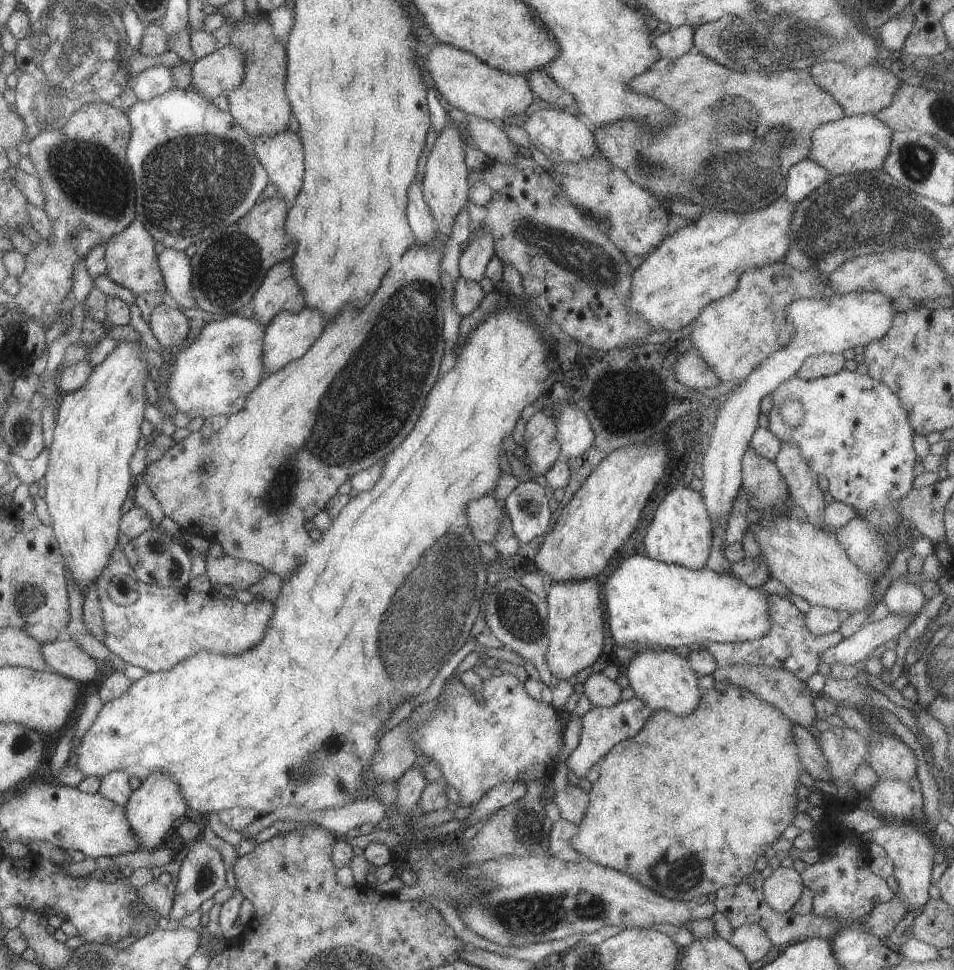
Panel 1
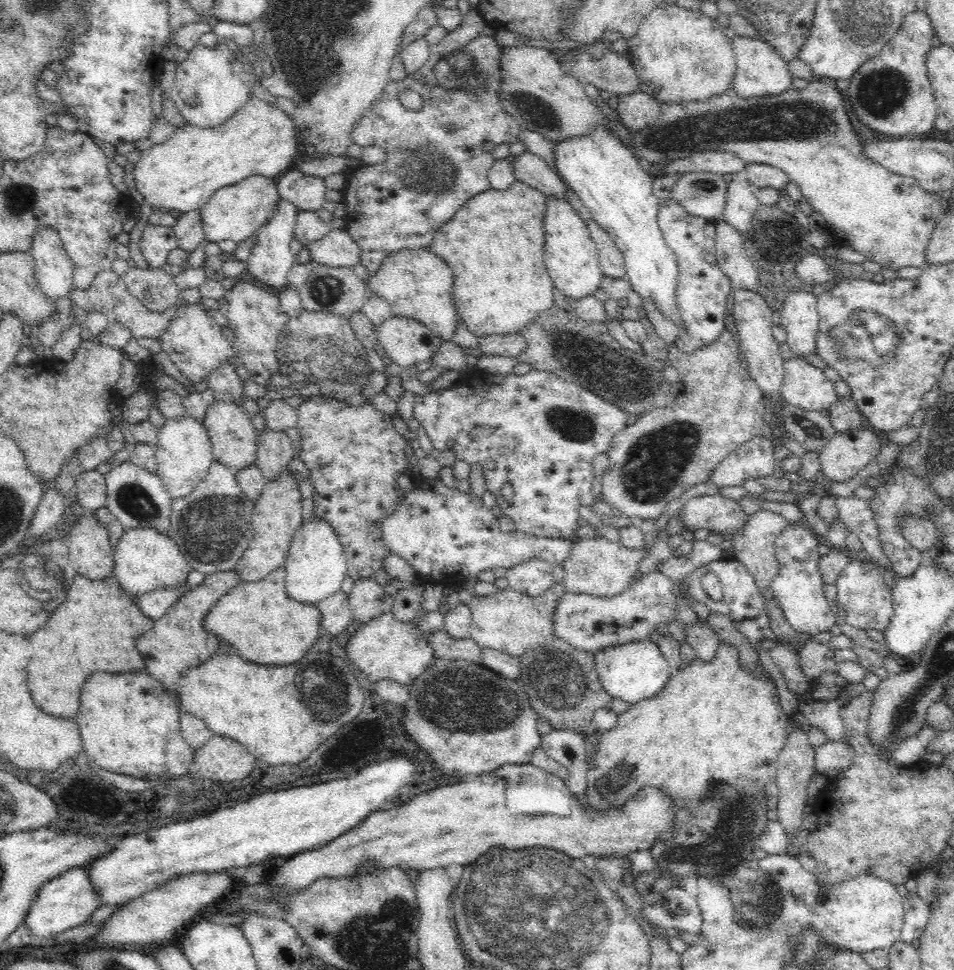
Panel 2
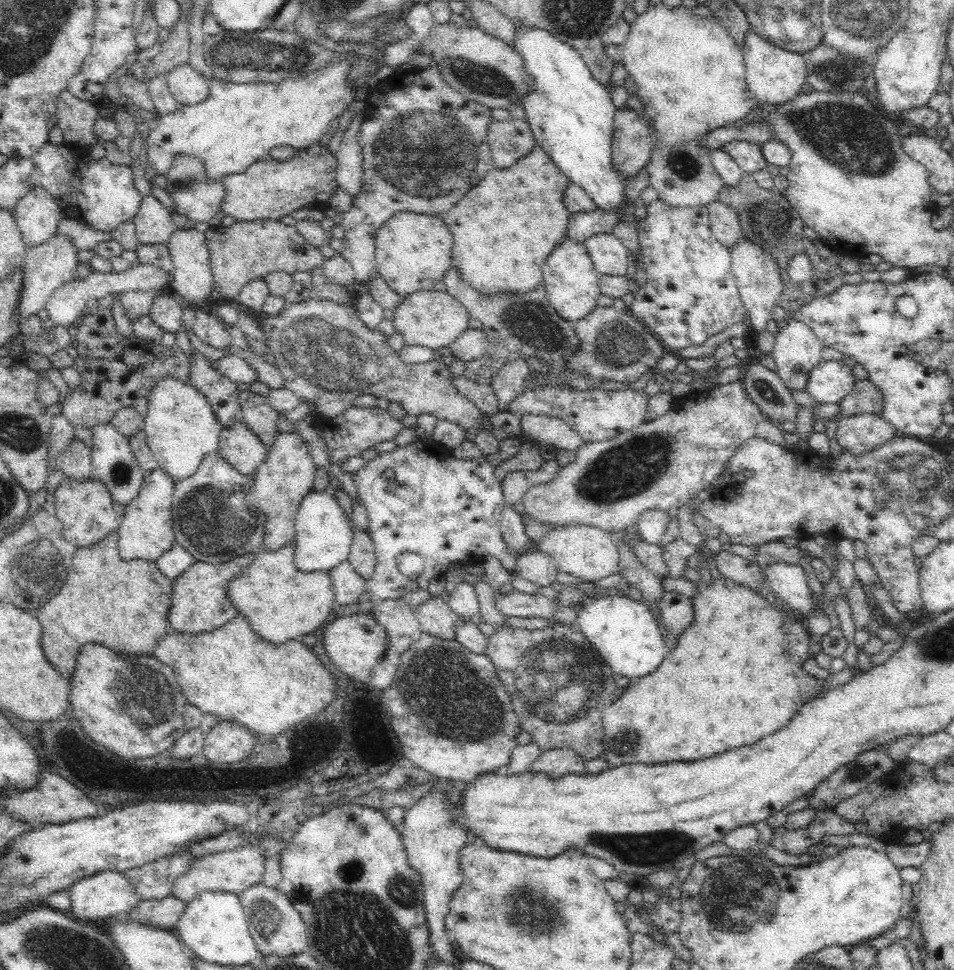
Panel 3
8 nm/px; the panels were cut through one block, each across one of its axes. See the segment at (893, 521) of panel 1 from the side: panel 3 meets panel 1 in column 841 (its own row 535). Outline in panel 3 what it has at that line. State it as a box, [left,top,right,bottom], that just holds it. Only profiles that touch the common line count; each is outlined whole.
[353,438,518,601]

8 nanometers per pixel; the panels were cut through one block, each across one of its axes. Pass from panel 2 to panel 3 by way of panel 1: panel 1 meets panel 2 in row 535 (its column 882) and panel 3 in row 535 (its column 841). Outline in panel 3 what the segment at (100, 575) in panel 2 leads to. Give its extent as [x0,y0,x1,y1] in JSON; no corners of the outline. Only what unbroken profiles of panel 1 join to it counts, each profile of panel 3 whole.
[53,477,119,548]

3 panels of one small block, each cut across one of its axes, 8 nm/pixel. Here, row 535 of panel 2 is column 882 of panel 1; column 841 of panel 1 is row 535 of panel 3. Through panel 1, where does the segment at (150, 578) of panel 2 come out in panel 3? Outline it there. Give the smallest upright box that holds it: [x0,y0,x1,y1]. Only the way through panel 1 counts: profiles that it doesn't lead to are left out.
[118,467,175,561]

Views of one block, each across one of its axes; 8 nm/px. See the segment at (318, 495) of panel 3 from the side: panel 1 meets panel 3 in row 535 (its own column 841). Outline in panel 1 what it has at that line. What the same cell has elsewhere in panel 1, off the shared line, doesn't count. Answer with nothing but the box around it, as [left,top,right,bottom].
[699,291,896,523]

